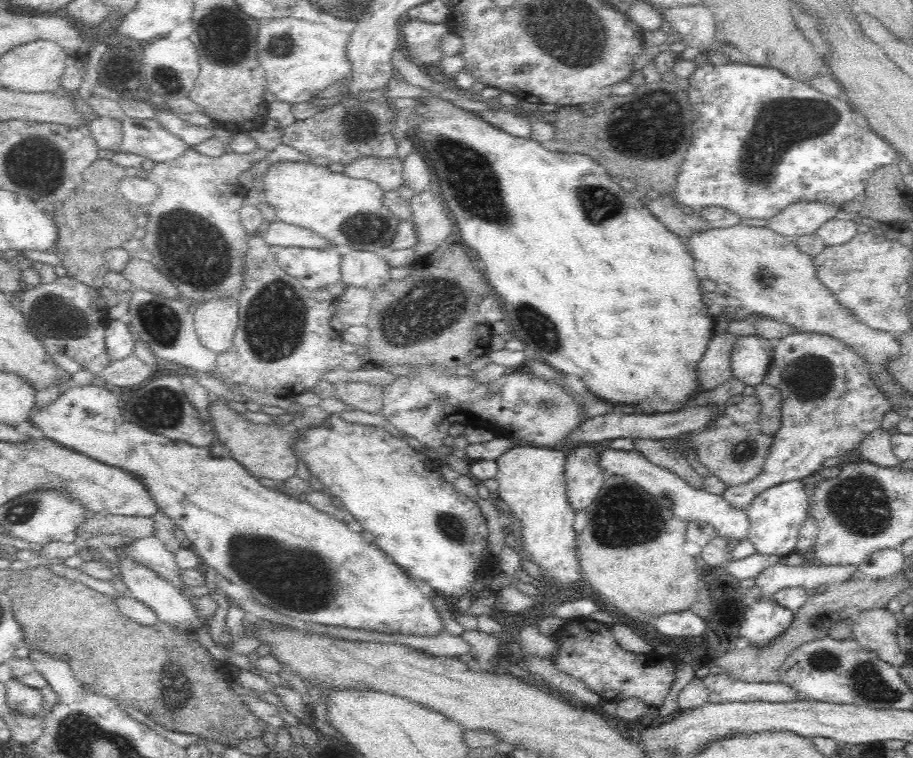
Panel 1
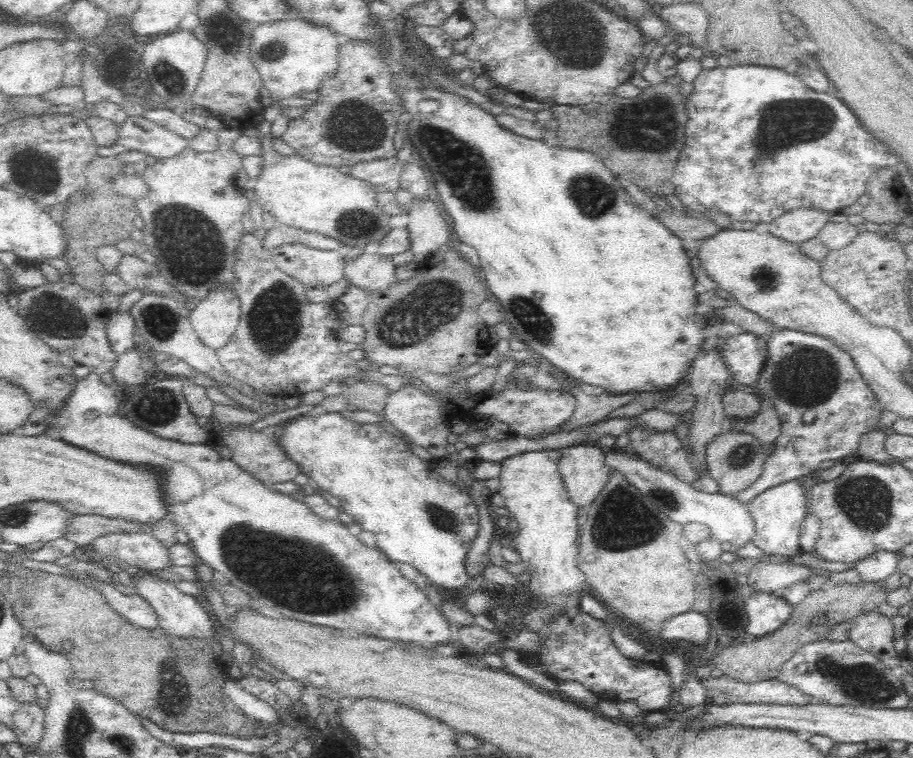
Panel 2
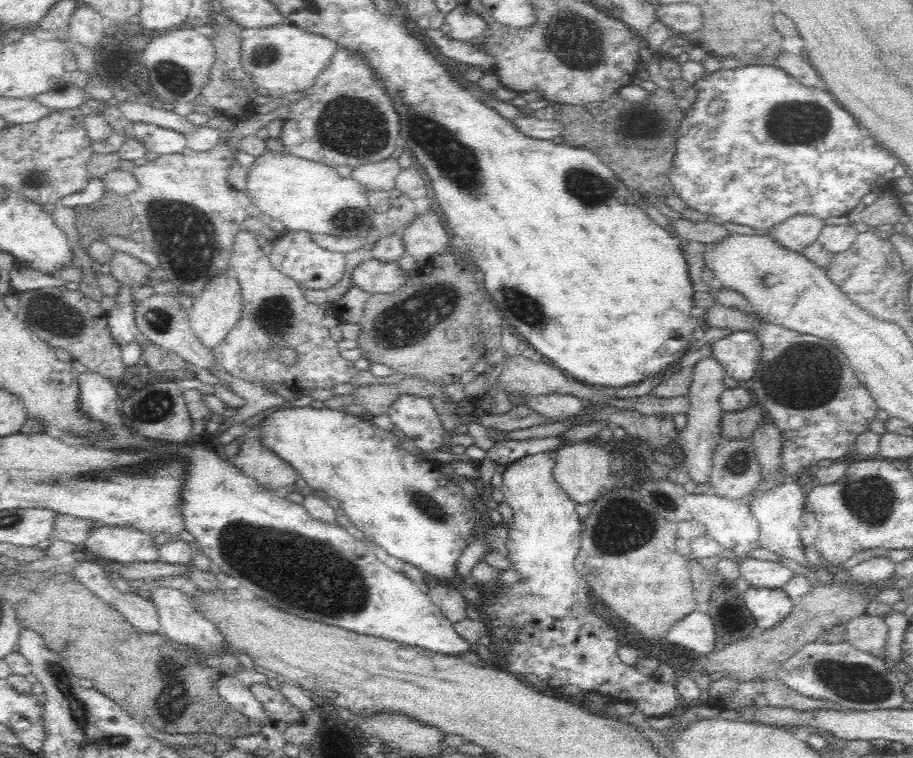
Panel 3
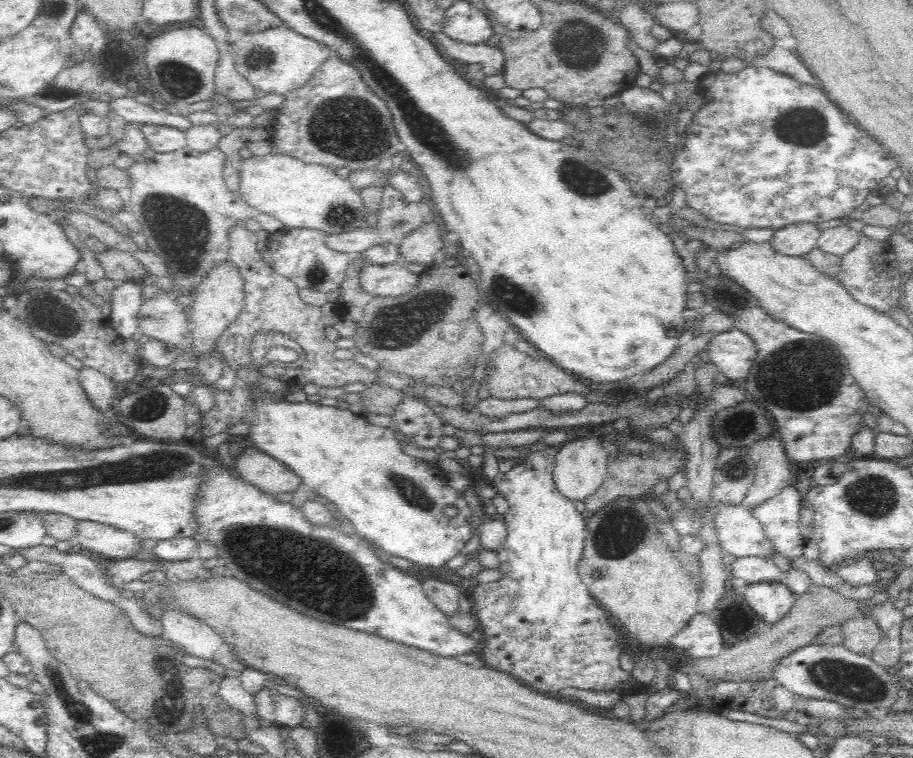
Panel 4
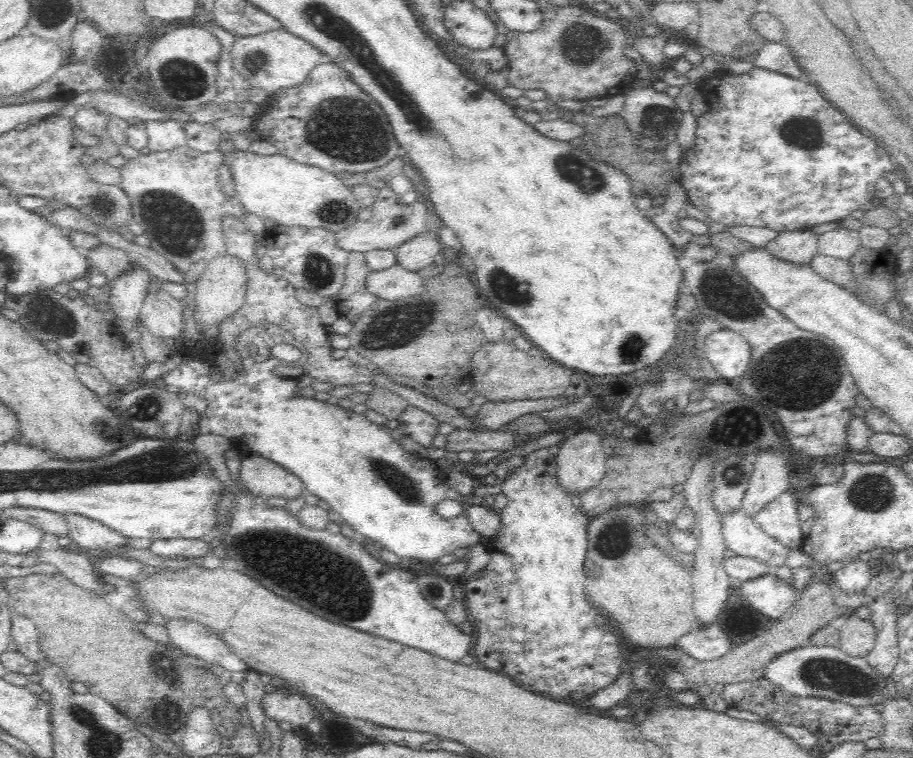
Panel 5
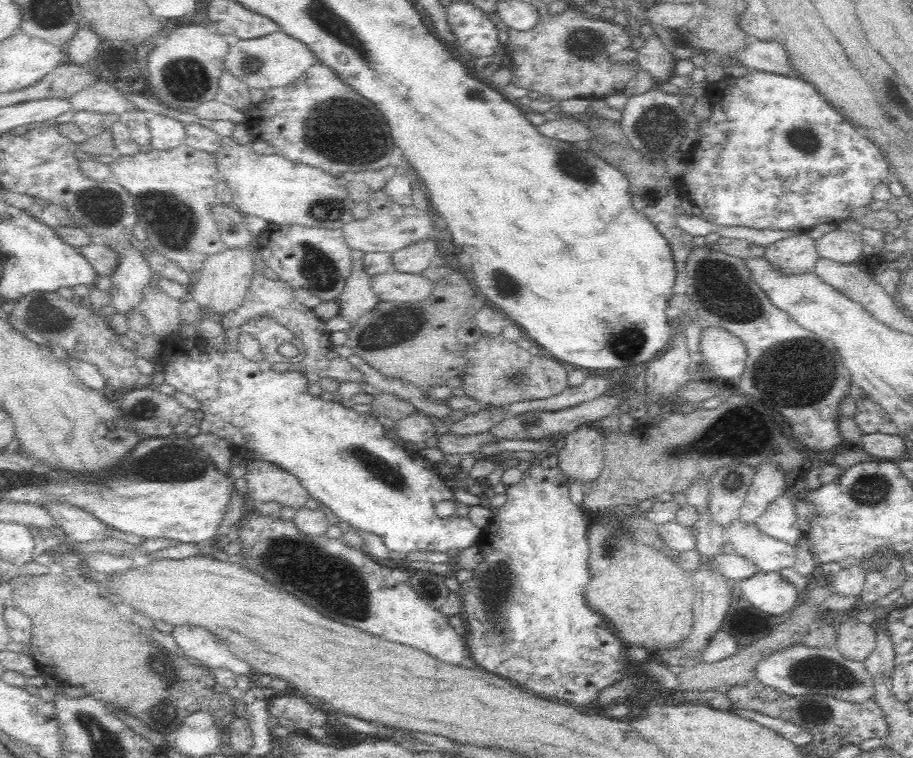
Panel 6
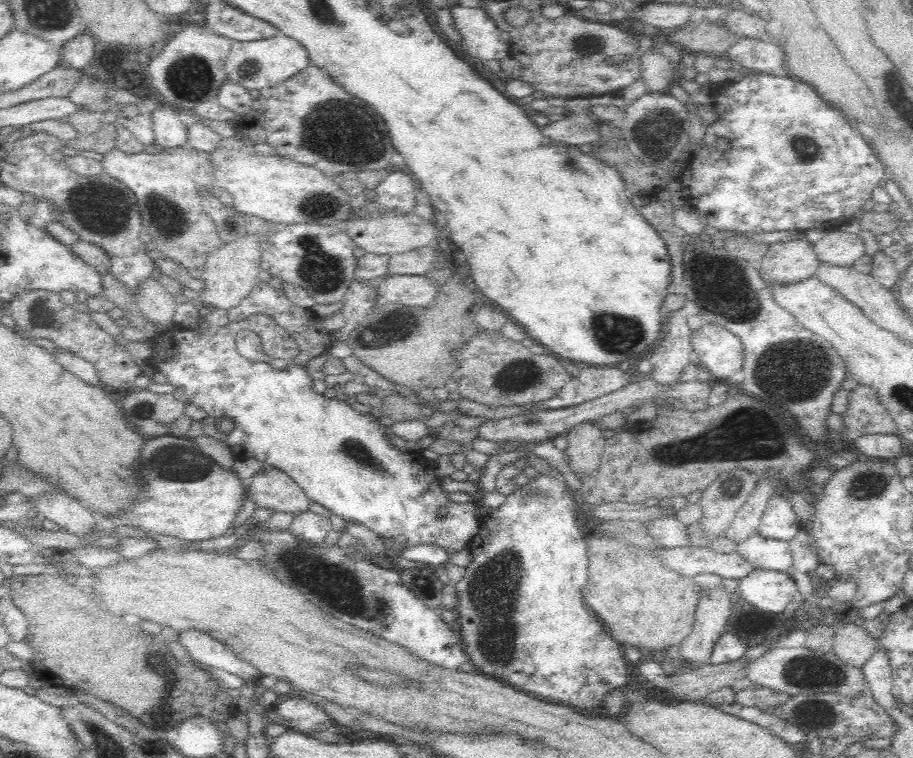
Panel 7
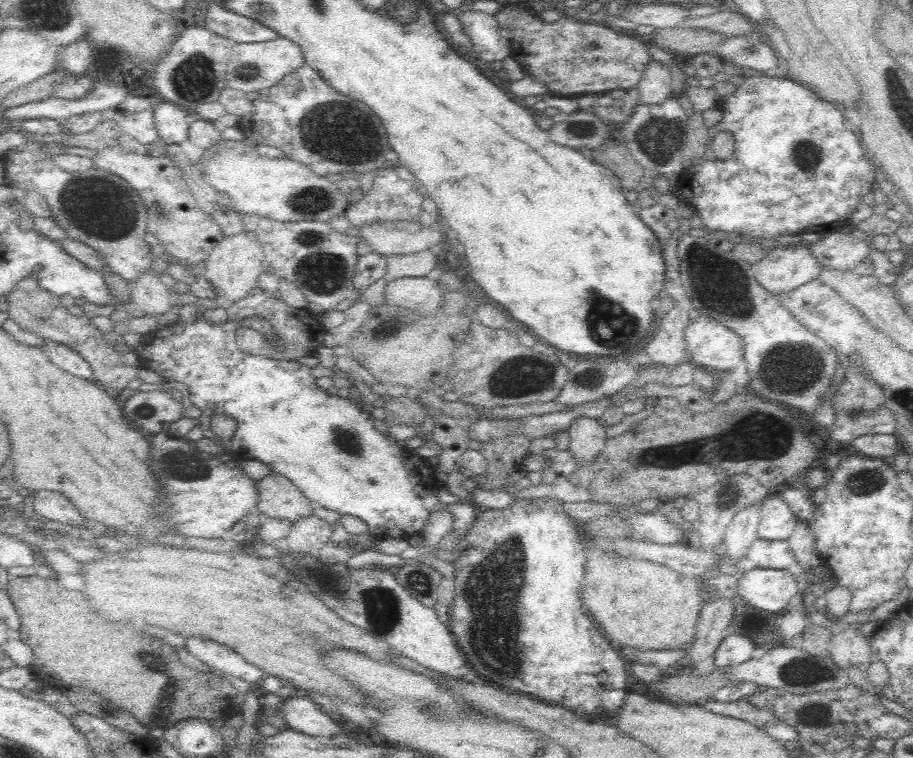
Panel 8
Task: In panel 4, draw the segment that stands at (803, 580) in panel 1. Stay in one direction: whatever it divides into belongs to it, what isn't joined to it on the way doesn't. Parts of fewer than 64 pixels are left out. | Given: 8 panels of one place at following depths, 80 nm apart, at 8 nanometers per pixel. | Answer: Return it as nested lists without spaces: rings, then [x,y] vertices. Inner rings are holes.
[[[762,557],[736,558],[729,566],[731,577],[740,578],[748,585],[756,582],[783,582],[786,574],[782,573],[772,560]]]

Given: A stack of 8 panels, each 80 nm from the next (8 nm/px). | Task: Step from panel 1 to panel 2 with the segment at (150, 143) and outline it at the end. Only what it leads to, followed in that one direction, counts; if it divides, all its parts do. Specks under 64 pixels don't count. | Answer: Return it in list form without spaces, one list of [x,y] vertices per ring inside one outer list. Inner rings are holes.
[[[138,116],[130,117],[124,122],[124,126],[118,129],[118,137],[110,145],[108,152],[110,156],[116,156],[124,150],[137,148],[147,156],[160,159],[180,154],[188,146],[187,139]]]

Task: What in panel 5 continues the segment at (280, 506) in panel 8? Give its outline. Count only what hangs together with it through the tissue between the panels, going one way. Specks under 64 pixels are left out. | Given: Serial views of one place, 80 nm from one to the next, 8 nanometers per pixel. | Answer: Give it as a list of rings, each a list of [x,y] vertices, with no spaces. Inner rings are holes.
[[[248,454],[240,462],[240,485],[256,498],[263,501],[284,498],[289,501],[304,497],[303,482],[280,465],[254,454]]]

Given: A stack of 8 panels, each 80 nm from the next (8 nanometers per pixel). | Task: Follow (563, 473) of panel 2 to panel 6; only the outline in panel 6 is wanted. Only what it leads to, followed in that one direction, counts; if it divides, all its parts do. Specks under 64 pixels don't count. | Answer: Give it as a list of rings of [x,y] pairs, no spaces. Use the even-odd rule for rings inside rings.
[[[590,424],[563,436],[566,445],[558,452],[558,462],[564,476],[582,483],[594,480],[603,466],[604,431]]]

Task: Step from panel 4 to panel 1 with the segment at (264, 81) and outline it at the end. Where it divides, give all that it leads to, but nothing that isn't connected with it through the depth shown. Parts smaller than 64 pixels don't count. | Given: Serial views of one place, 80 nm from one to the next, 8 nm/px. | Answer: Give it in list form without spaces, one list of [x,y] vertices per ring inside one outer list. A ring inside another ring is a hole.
[[[284,17],[261,20],[256,34],[256,59],[264,69],[266,88],[276,101],[306,103],[336,80],[350,74],[346,44],[351,33],[334,32],[326,24]]]

